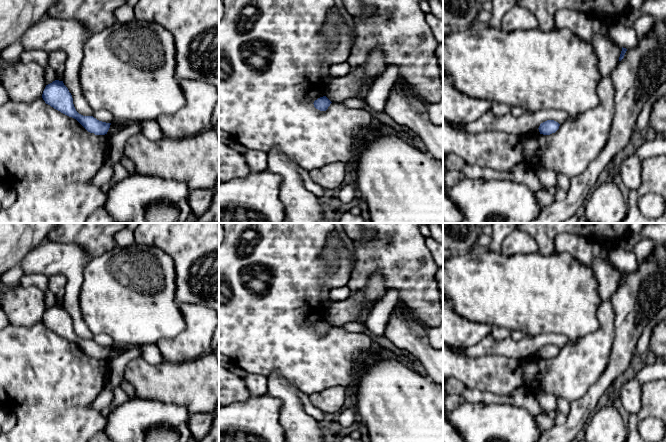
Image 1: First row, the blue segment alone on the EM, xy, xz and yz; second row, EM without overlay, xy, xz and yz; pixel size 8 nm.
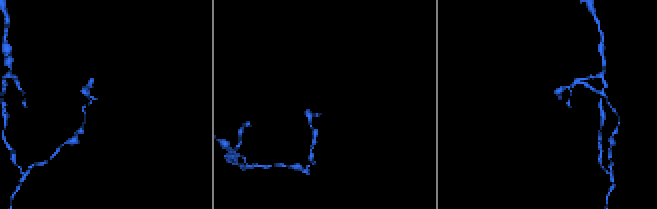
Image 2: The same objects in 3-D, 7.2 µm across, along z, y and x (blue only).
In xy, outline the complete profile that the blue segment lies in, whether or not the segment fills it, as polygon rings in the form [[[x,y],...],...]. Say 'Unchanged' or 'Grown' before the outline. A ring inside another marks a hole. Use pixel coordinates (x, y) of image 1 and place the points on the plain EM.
Unchanged. [[[55,304],[46,309],[42,322],[54,333],[76,343],[90,357],[105,359],[110,352],[111,347],[99,345],[93,340],[79,338],[74,331],[72,319],[63,305]]]

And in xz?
Unchanged. [[[320,321],[314,325],[314,331],[320,335],[326,335],[332,326],[326,321]]]

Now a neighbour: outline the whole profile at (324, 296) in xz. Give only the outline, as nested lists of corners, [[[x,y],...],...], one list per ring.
[[[327,287],[322,288],[320,299],[322,301],[325,310],[327,310],[330,304],[332,303],[331,299],[329,298],[329,289]]]

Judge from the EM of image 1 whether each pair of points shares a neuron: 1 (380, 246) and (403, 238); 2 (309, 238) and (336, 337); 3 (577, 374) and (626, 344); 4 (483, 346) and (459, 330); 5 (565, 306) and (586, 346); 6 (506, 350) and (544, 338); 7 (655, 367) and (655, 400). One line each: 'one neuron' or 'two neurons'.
1: one neuron
2: one neuron
3: two neurons
4: two neurons
5: two neurons
6: one neuron
7: two neurons

